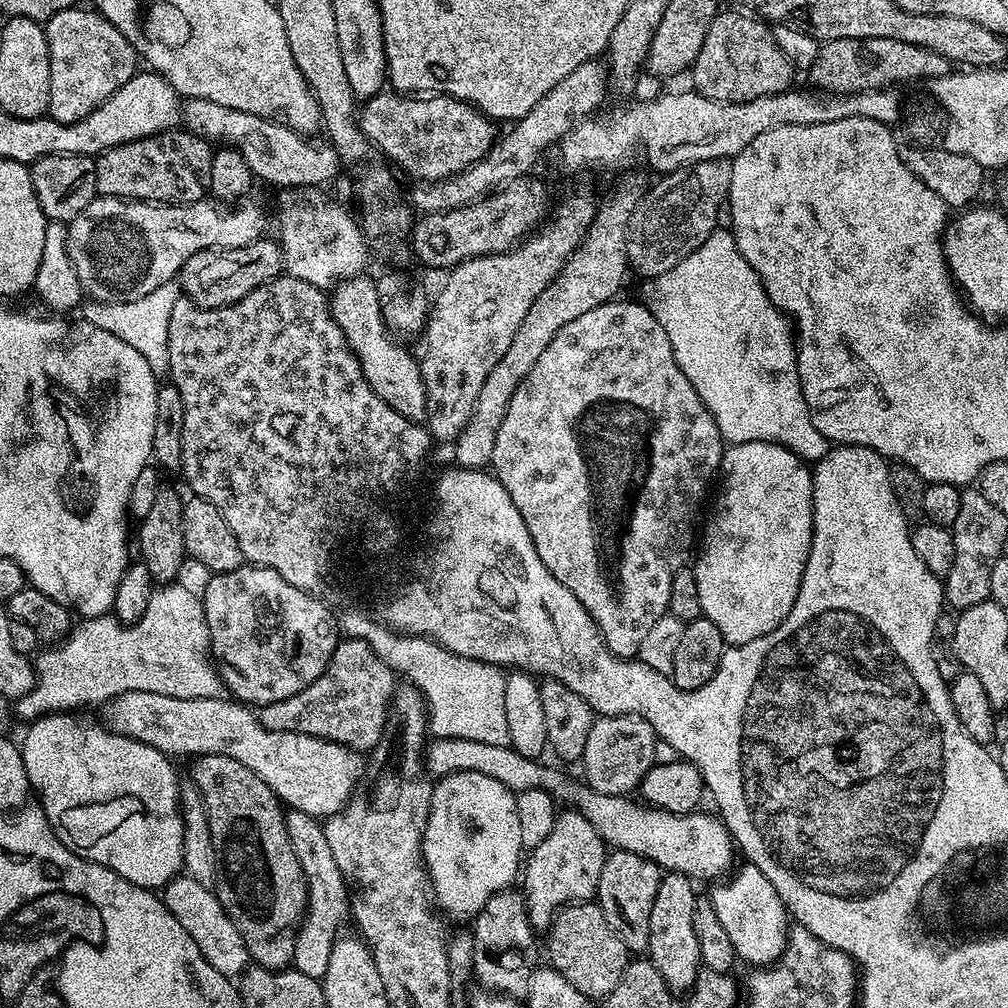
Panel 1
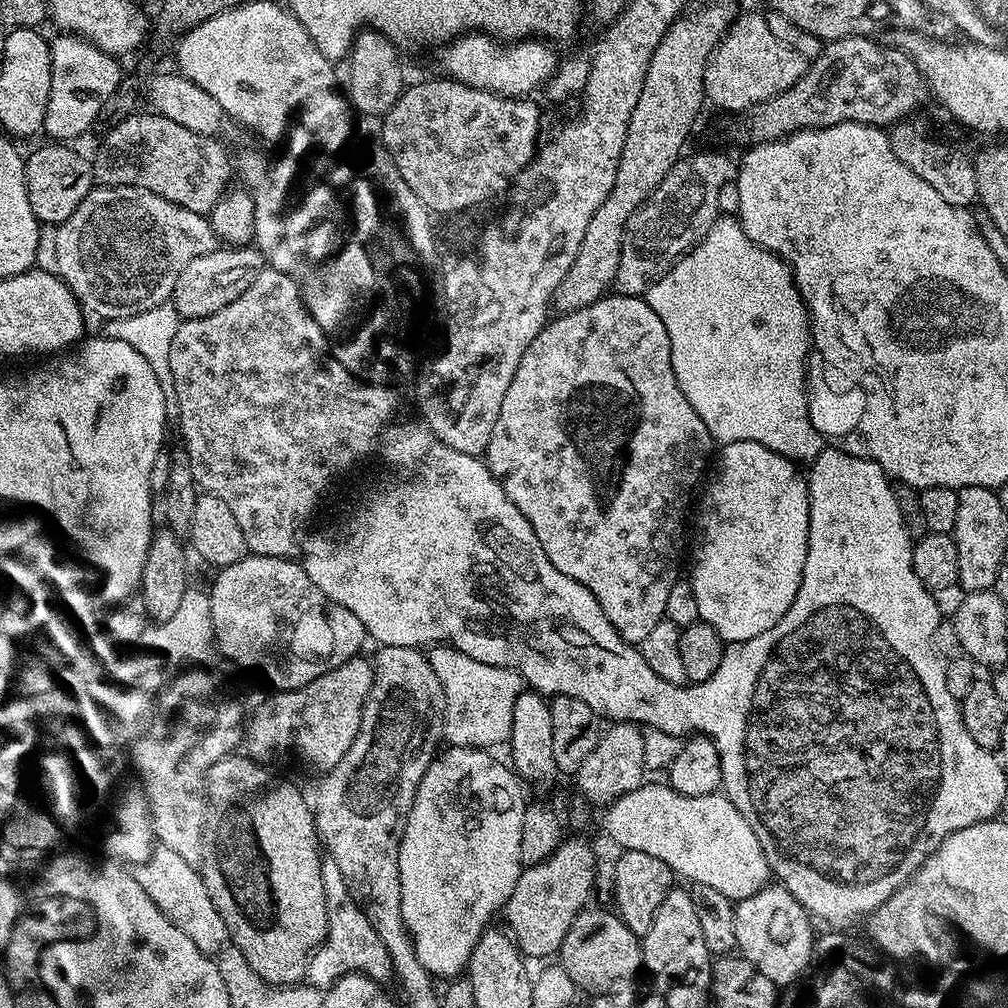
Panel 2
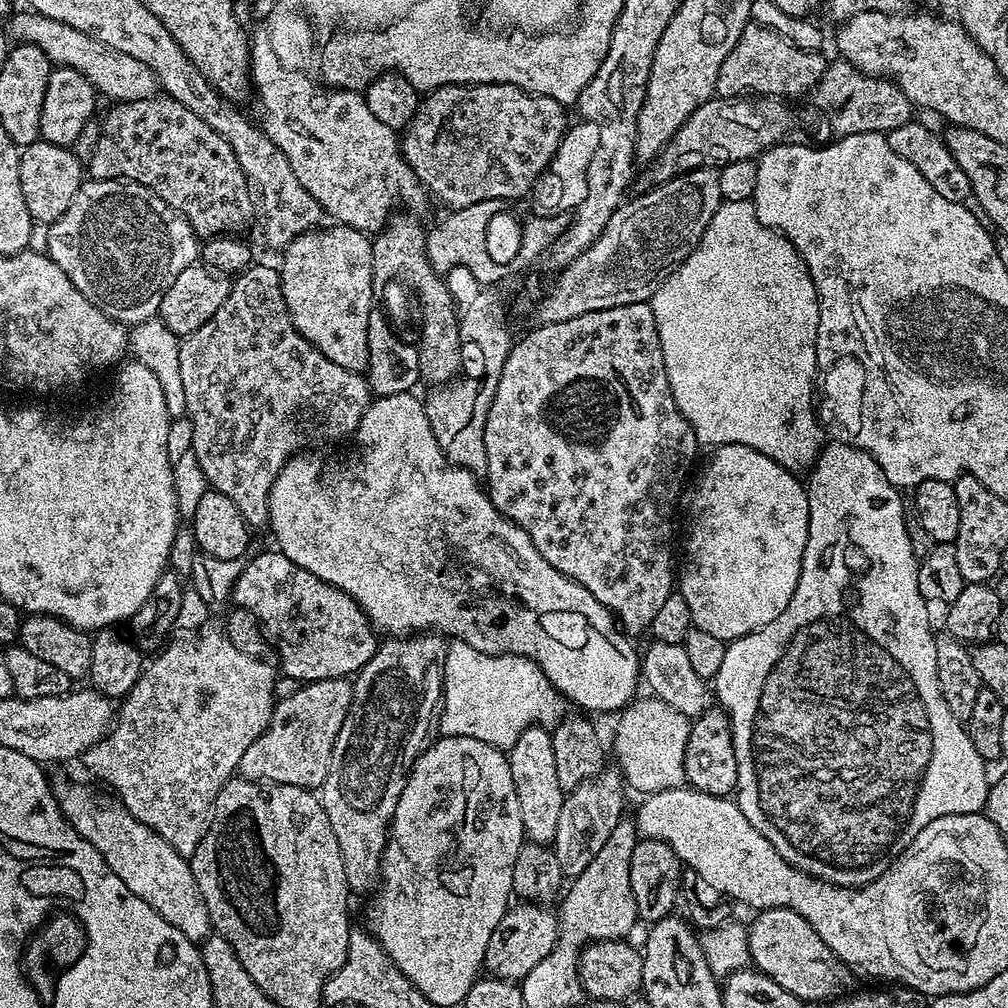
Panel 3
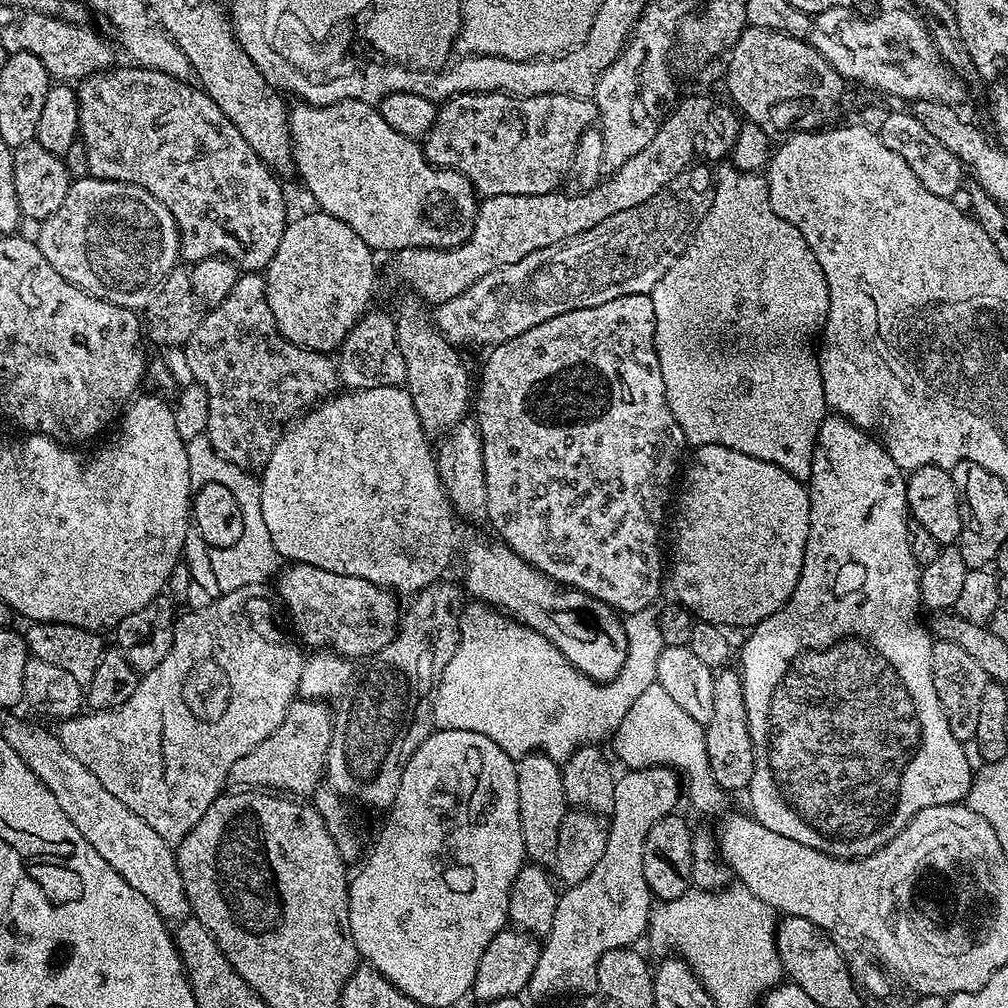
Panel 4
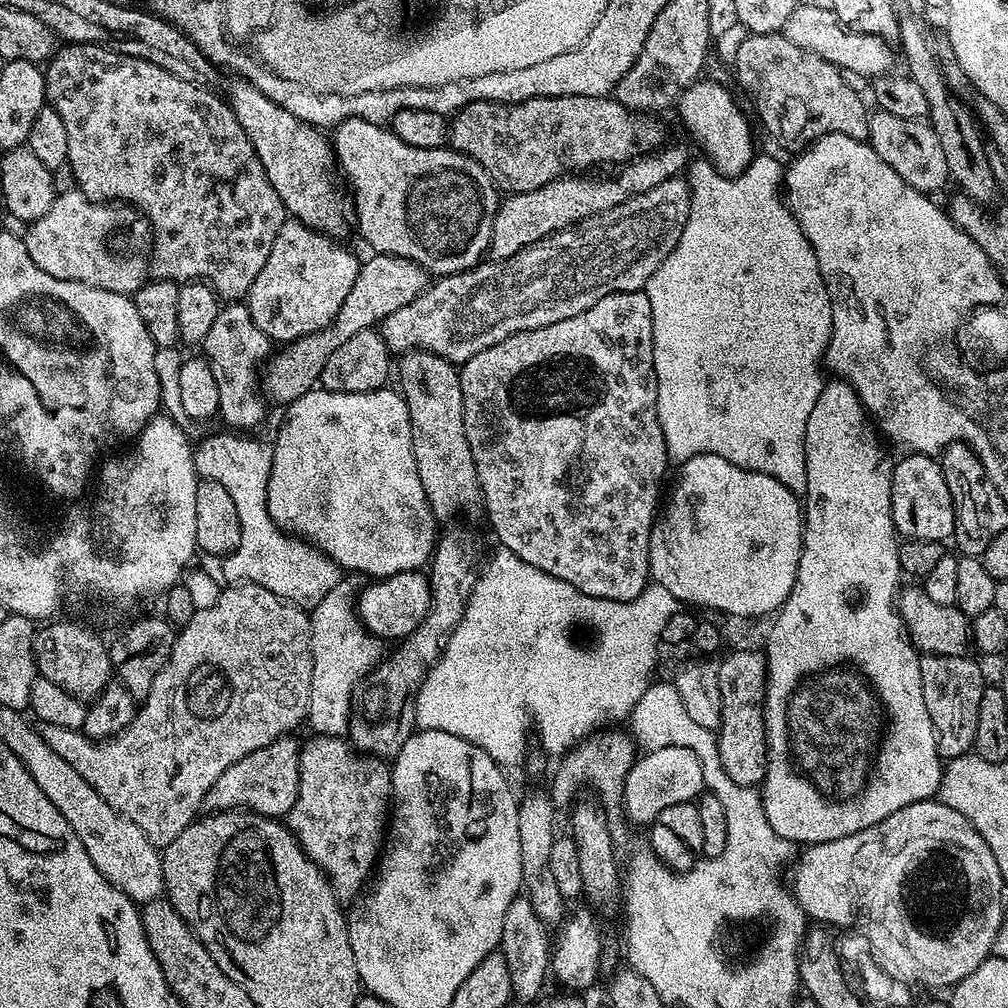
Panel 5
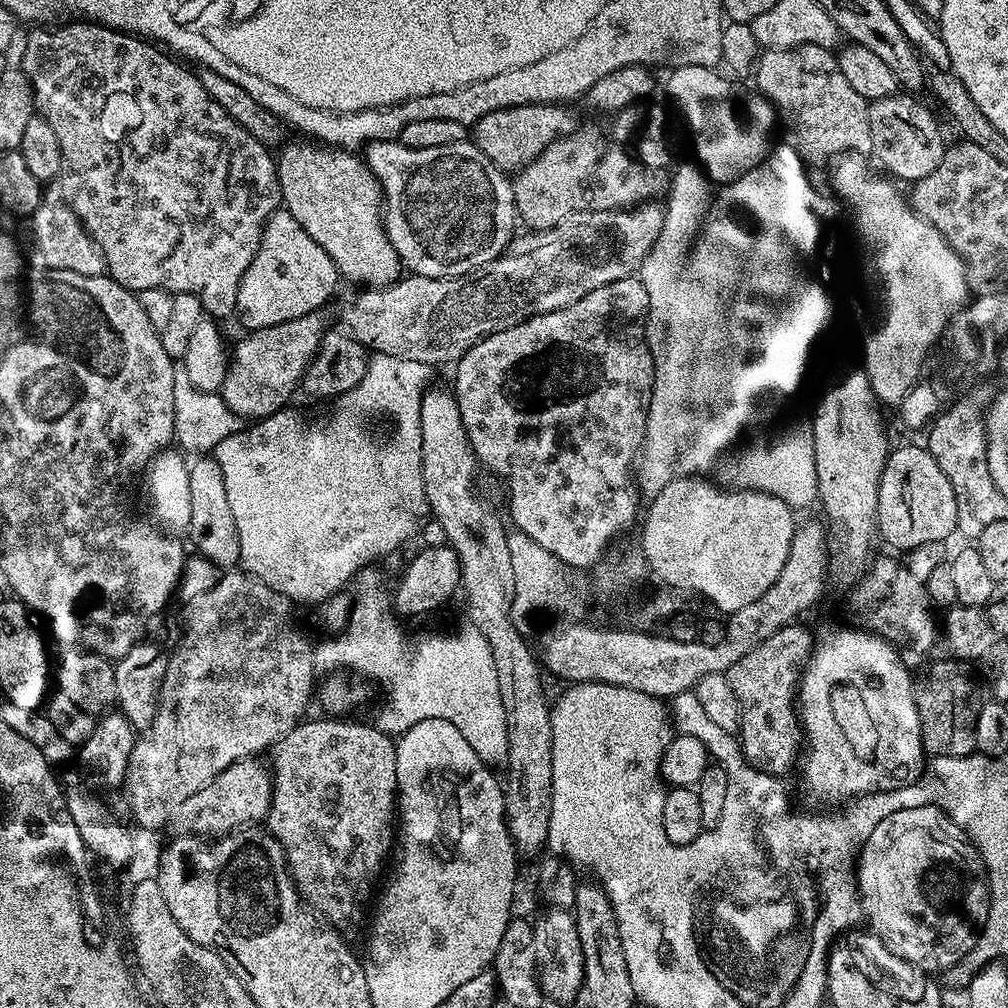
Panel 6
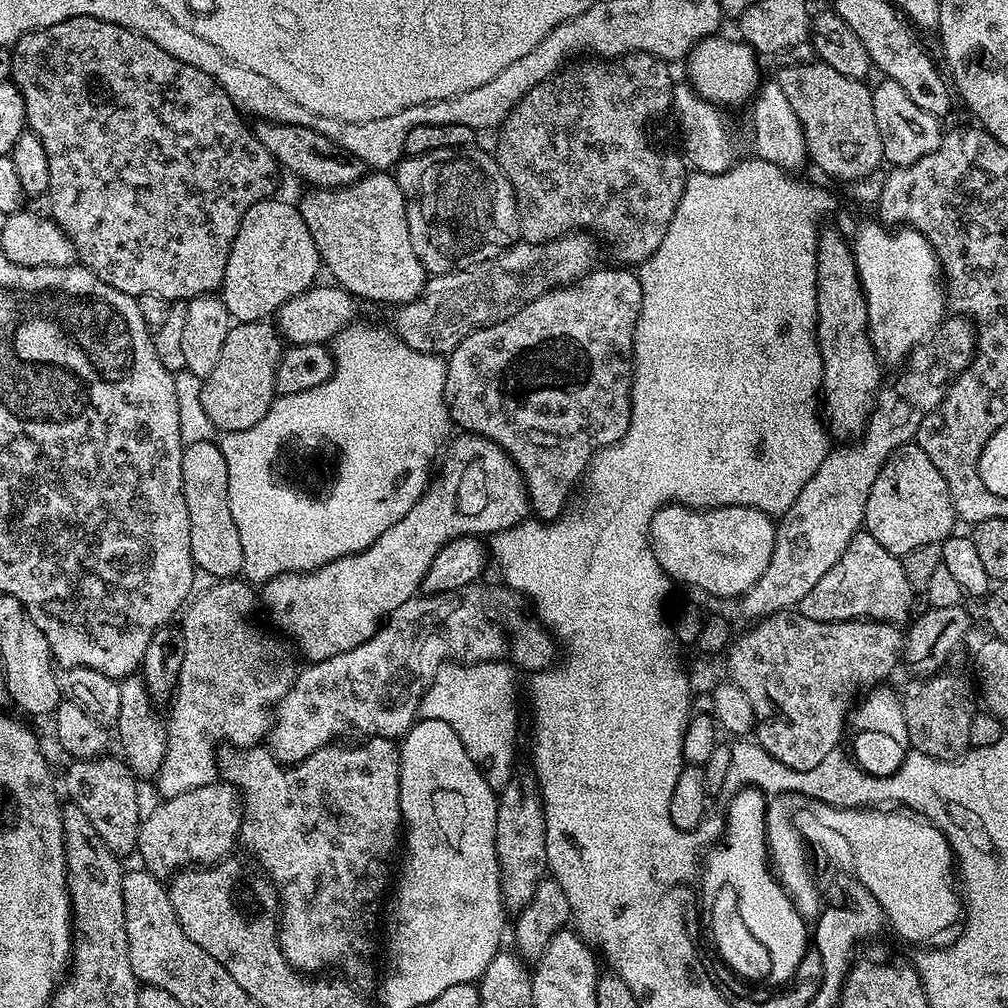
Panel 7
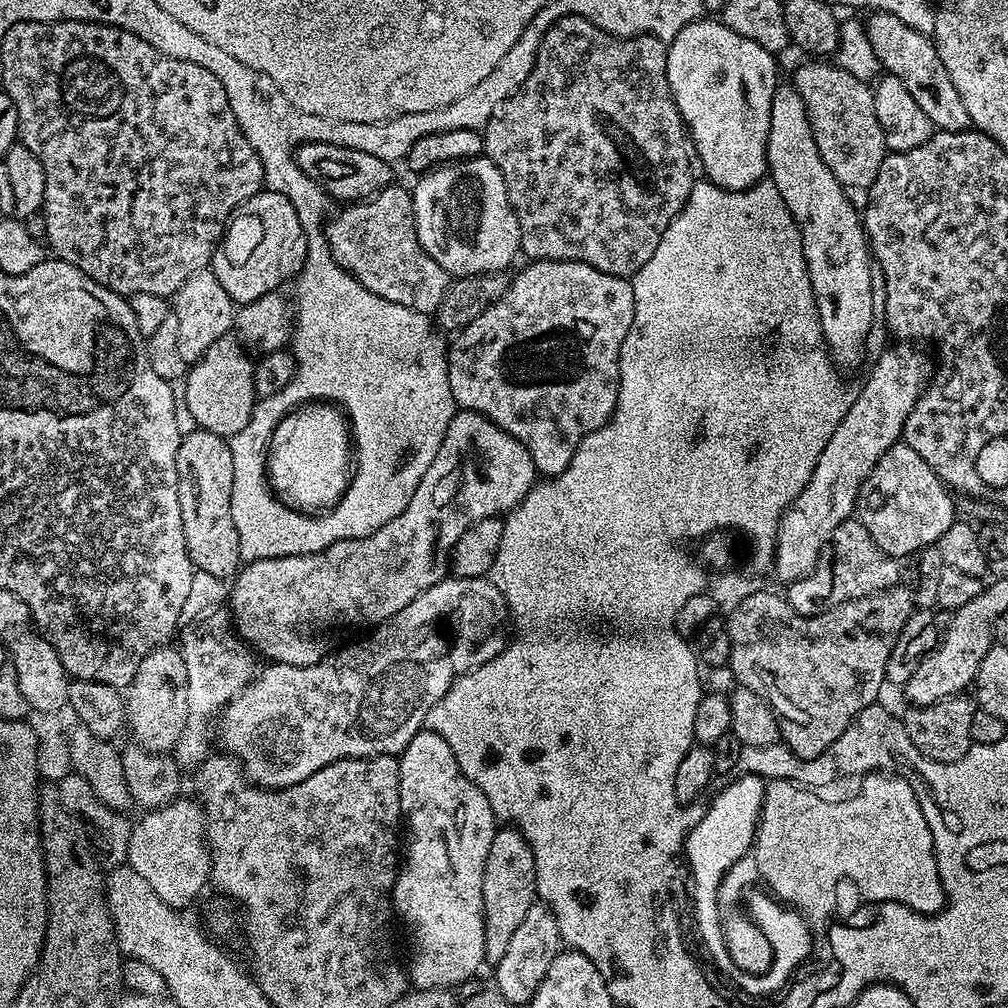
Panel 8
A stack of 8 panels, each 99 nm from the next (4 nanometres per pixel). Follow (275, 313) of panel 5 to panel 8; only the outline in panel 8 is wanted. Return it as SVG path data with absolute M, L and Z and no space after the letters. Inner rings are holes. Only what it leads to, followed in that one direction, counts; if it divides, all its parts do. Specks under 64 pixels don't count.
M262 190L242 206L229 220L224 236L212 256L211 272L222 282L222 290L230 294L233 305L249 304L266 294L277 291L297 275L308 253L308 235L298 220L298 210L288 196Z

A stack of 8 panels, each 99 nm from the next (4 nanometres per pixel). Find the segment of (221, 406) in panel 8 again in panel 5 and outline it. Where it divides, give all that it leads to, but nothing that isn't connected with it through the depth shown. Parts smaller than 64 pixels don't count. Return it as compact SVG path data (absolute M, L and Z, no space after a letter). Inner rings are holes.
M372 254L369 257L368 261L365 259L361 263L358 278L354 278L354 286L350 286L350 294L346 294L346 302L338 306L336 317L317 332L310 332L297 340L285 343L284 352L278 353L277 356L275 353L267 361L262 372L262 388L266 396L268 391L269 401L277 400L281 406L287 406L302 398L302 394L312 391L320 384L320 375L324 365L329 361L330 354L333 354L342 342L349 341L359 331L375 329L394 310L400 310L429 287L429 273L419 264L401 256Z

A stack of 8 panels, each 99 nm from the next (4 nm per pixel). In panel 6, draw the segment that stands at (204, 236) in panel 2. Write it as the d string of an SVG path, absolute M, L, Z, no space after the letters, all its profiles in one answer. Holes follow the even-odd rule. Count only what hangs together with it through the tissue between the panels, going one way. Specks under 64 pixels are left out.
M63 202L41 203L40 209L32 216L27 217L26 224L28 224L26 260L31 267L70 270L74 274L83 276L105 275L104 255L100 253L99 246L92 241L80 219L73 214L67 204Z

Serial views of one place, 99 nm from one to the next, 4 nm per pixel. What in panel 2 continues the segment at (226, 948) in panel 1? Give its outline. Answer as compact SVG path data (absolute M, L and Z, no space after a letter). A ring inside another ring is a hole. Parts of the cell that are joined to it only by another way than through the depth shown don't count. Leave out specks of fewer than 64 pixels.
M160 846L153 851L148 863L135 865L134 875L138 886L146 890L150 902L154 902L154 906L158 906L158 910L162 910L162 914L166 914L166 918L170 918L170 922L174 922L174 926L178 926L178 930L182 930L182 934L186 934L186 938L190 938L190 942L194 942L194 946L198 946L198 950L202 950L204 956L215 958L220 955L223 948L229 947L226 922L222 922L222 914L214 910L214 902L210 902L210 894L206 890L204 880L200 877L199 871L190 866L190 862L174 854L174 850Z

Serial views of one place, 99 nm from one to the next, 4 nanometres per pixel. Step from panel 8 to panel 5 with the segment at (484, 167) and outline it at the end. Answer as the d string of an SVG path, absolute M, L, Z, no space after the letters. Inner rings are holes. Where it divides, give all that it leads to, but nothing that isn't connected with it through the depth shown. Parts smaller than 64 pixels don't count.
M347 120L336 125L334 135L336 135L336 140L334 136L334 156L339 167L340 164L344 167L349 182L356 187L356 220L360 223L360 232L364 235L365 242L372 247L373 253L385 256L401 256L410 262L419 264L425 272L435 274L437 277L450 276L454 272L466 272L470 268L475 268L485 259L484 251L487 253L492 247L492 231L502 196L488 171L477 160L457 152L451 146L435 148L434 150L422 150L418 146L406 146L406 142L402 142L402 138L398 138L392 133L391 127L376 120Z

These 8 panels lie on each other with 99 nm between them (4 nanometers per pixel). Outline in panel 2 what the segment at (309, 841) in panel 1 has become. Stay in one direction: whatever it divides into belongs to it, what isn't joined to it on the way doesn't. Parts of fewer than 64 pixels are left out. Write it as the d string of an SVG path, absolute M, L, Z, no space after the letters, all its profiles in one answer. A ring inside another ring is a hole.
M327 858L321 859L322 884L326 886L326 906L328 907L328 933L323 944L319 944L308 959L307 983L311 987L327 990L335 980L358 972L361 976L369 976L374 981L392 980L392 959L386 954L386 946L382 938L378 938L378 930L370 926L370 918L362 914L362 910L354 902L350 890L346 886L346 878L342 878L342 870L338 870L338 862Z

